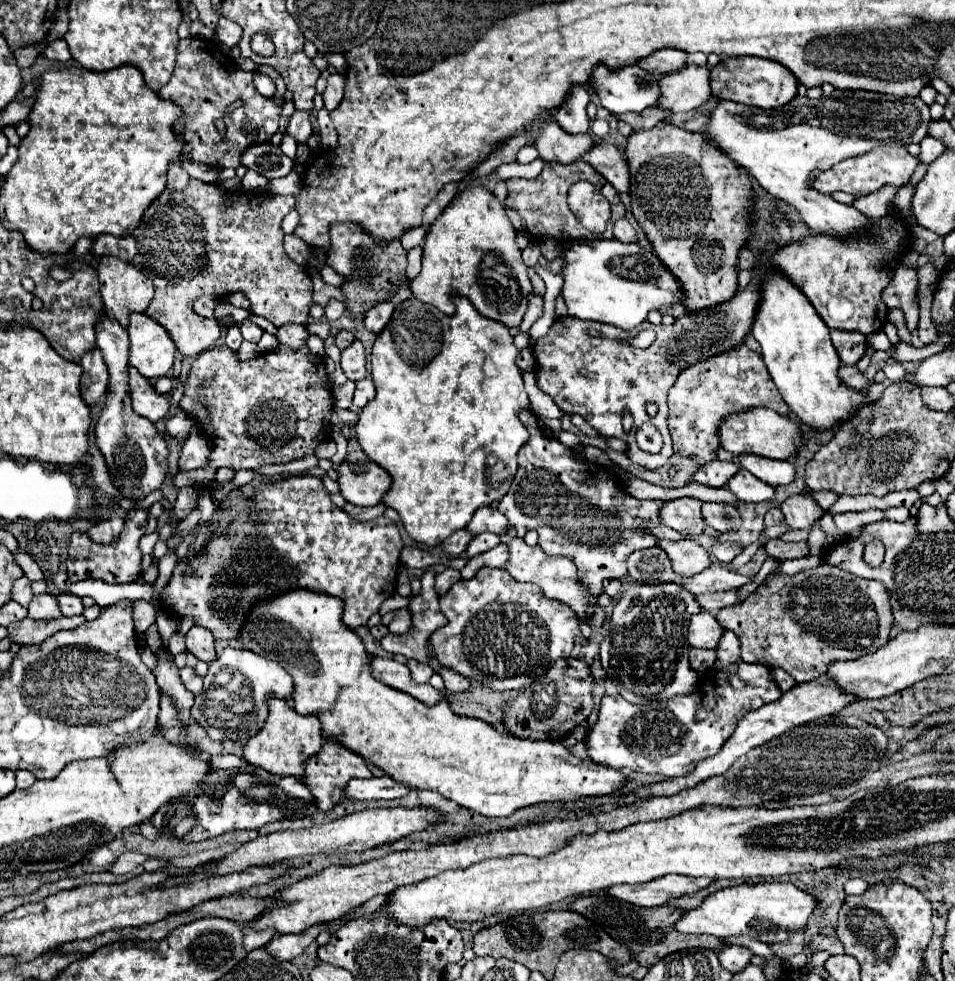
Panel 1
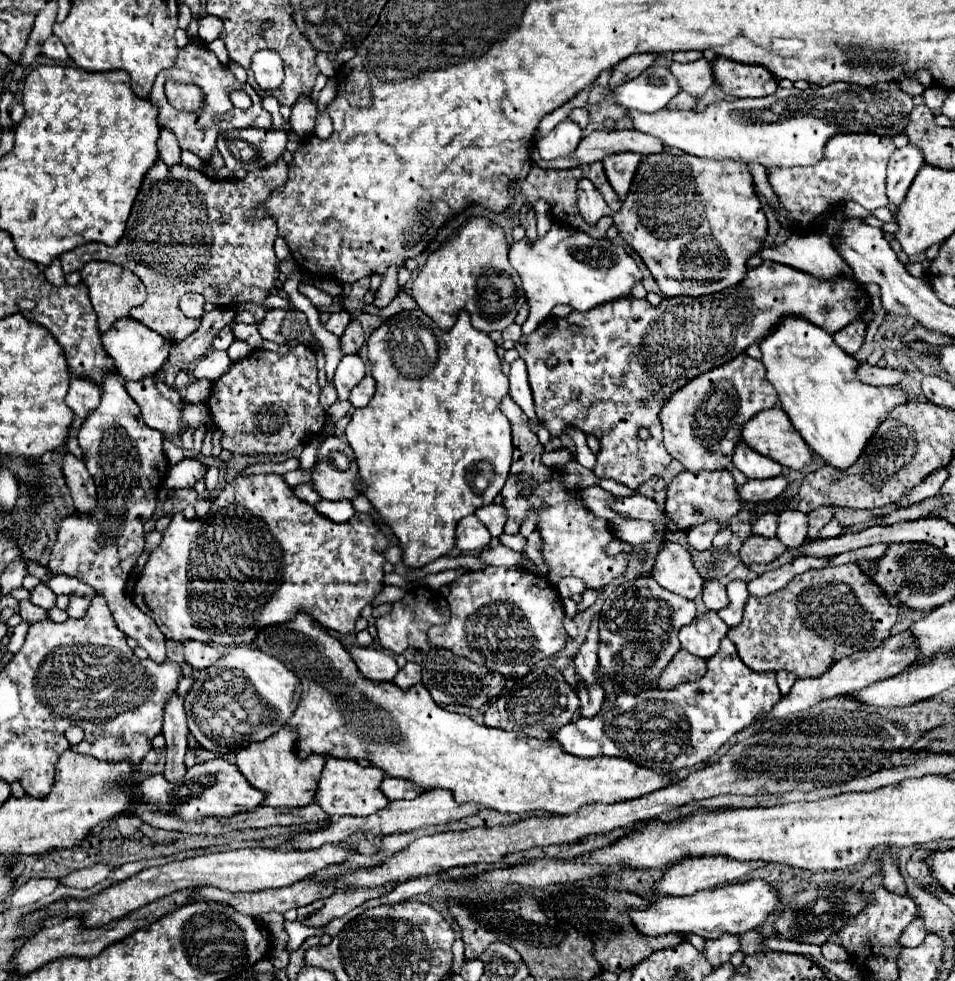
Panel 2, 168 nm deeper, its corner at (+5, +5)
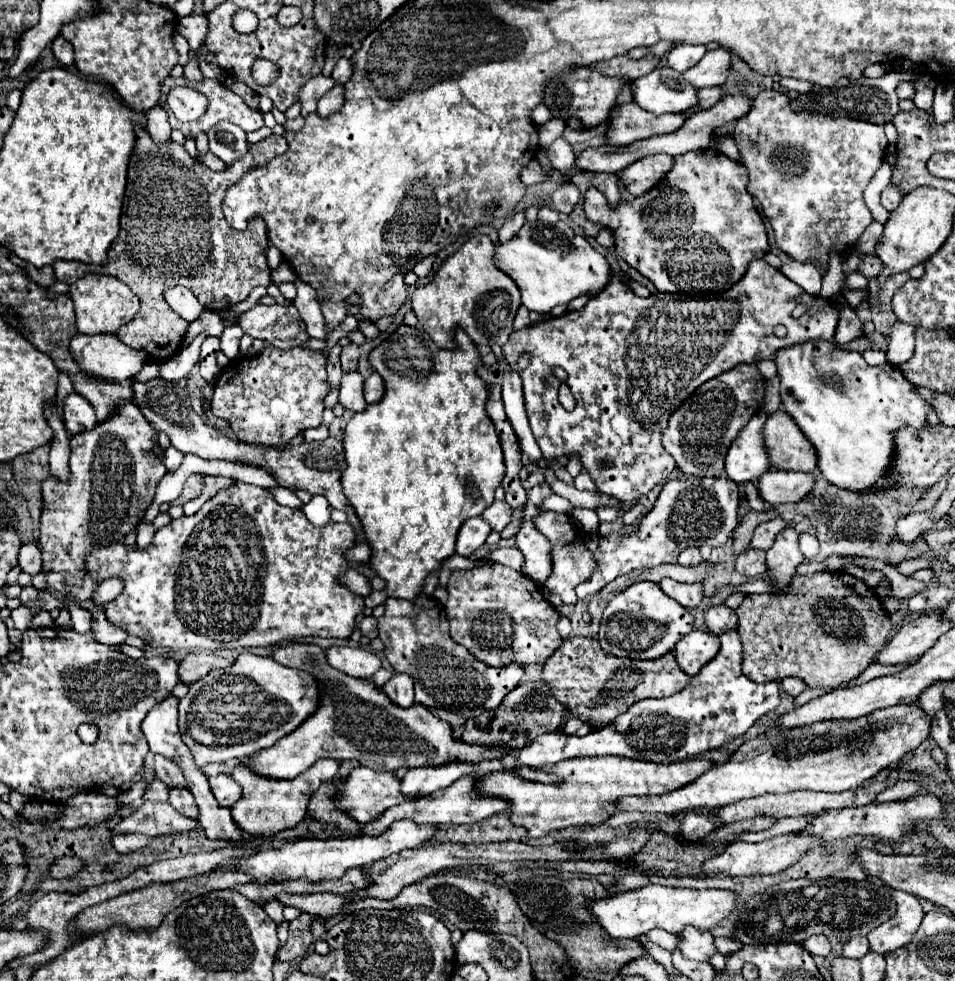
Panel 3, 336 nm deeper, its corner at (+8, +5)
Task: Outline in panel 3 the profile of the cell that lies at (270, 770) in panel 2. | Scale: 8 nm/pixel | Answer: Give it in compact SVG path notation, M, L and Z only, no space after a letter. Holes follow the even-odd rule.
M318 760L316 764L312 764L308 770L304 770L292 780L276 780L276 778L260 776L252 772L248 762L240 762L230 774L242 786L242 800L238 800L232 806L232 814L234 814L232 818L244 832L254 836L272 836L280 830L292 828L306 818L306 808L312 794L322 784L330 782L336 776L336 772L338 772L336 760Z

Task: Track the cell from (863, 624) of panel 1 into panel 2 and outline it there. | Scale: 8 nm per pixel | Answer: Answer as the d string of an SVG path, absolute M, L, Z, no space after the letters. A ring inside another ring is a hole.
M857 564L831 566L823 570L809 570L795 576L785 588L755 598L749 596L743 610L743 622L737 628L731 628L727 634L737 646L739 658L753 672L793 672L797 678L819 678L829 666L841 658L847 658L855 652L877 648L895 626L897 608L889 604L883 590L861 572Z

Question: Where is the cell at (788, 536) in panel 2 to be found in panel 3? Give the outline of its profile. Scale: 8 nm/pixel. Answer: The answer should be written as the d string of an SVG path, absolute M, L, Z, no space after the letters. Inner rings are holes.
M784 528L776 536L774 546L766 554L768 554L766 564L768 570L772 572L770 580L778 584L778 592L786 592L796 566L804 560L798 548L798 532L794 528Z

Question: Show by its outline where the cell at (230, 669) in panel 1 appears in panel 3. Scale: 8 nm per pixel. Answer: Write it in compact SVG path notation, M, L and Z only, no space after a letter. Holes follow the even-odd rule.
M242 652L232 666L224 670L212 670L196 684L190 684L188 694L180 700L180 734L200 768L210 762L226 762L230 758L244 760L250 754L276 744L276 740L298 728L298 724L302 724L316 710L316 704L318 688L312 676L302 670L286 668L274 658Z

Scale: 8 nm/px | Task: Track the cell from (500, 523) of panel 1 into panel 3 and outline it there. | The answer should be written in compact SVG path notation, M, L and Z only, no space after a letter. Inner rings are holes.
M498 500L492 506L488 506L486 512L482 512L482 518L496 532L502 532L506 528L506 524L510 522L510 516L512 516L512 508L506 502L498 502Z

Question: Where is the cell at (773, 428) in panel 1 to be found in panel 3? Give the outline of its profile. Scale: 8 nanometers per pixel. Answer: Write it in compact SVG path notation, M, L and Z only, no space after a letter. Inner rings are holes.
M778 410L766 418L762 440L776 470L812 472L816 468L816 450L786 412Z

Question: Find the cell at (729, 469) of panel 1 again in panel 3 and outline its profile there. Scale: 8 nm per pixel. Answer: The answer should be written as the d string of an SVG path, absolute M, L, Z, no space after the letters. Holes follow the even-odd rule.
M678 476L664 484L654 508L642 518L638 530L628 536L610 534L602 538L593 557L598 562L588 582L576 586L578 598L588 598L604 588L616 576L632 572L636 568L654 568L658 564L676 562L678 554L690 546L722 546L730 540L738 526L738 484L726 476L718 478L688 478Z

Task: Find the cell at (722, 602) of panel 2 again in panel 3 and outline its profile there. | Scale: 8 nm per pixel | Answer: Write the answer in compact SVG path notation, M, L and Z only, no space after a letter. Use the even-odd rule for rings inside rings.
M724 602L708 606L704 612L704 618L706 618L706 626L712 634L722 634L724 630L736 628L736 624L738 624L736 612L732 608L728 608Z

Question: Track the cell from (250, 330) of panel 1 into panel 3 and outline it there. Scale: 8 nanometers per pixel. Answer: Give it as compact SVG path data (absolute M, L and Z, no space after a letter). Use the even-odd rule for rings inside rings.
M230 326L230 328L226 328L226 330L222 332L222 336L220 336L222 352L224 352L230 360L238 358L238 346L240 346L240 338L242 338L242 336L244 336L244 332L242 332L240 326Z

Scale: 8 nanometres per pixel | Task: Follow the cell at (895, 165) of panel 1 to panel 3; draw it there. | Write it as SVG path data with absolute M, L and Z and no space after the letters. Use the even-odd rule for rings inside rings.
M762 90L752 104L752 110L738 120L734 138L744 166L750 172L748 192L758 198L764 216L776 234L776 244L788 256L796 260L816 258L828 268L828 252L838 248L846 252L852 248L856 238L872 222L872 212L864 202L864 188L882 166L888 140L882 126L854 120L854 118L830 118L816 116L810 112L794 112L788 106L788 96L776 90Z

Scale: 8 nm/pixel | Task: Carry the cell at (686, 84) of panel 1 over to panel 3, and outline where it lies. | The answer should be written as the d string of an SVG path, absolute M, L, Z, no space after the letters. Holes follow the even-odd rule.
M716 48L704 54L704 58L686 70L682 76L694 86L694 88L712 88L726 82L730 66L730 52L724 48Z

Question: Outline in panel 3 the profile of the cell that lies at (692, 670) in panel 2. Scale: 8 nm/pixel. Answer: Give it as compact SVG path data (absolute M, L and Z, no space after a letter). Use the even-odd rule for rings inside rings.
M568 638L546 660L542 680L550 684L556 700L574 716L590 722L594 728L602 728L642 698L666 698L684 690L692 676L678 668L674 652L658 660L630 660L604 654L596 638Z

